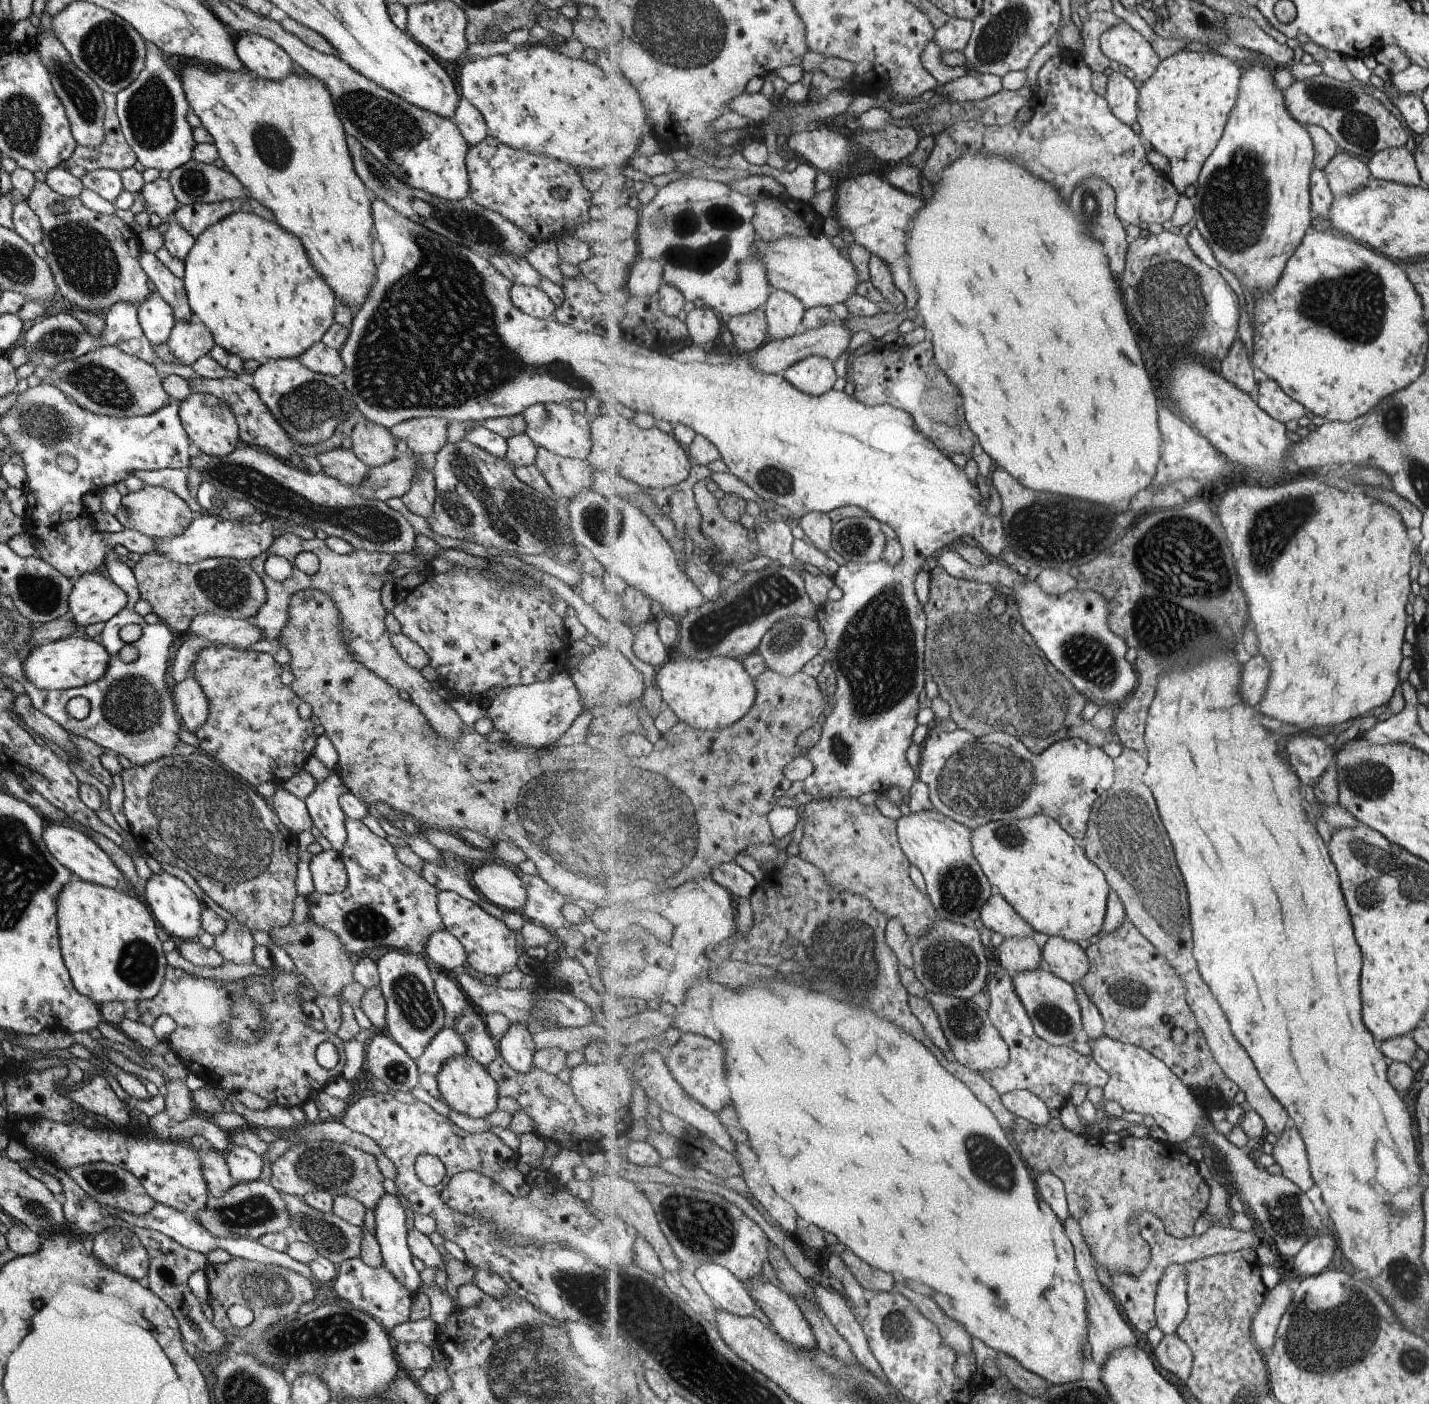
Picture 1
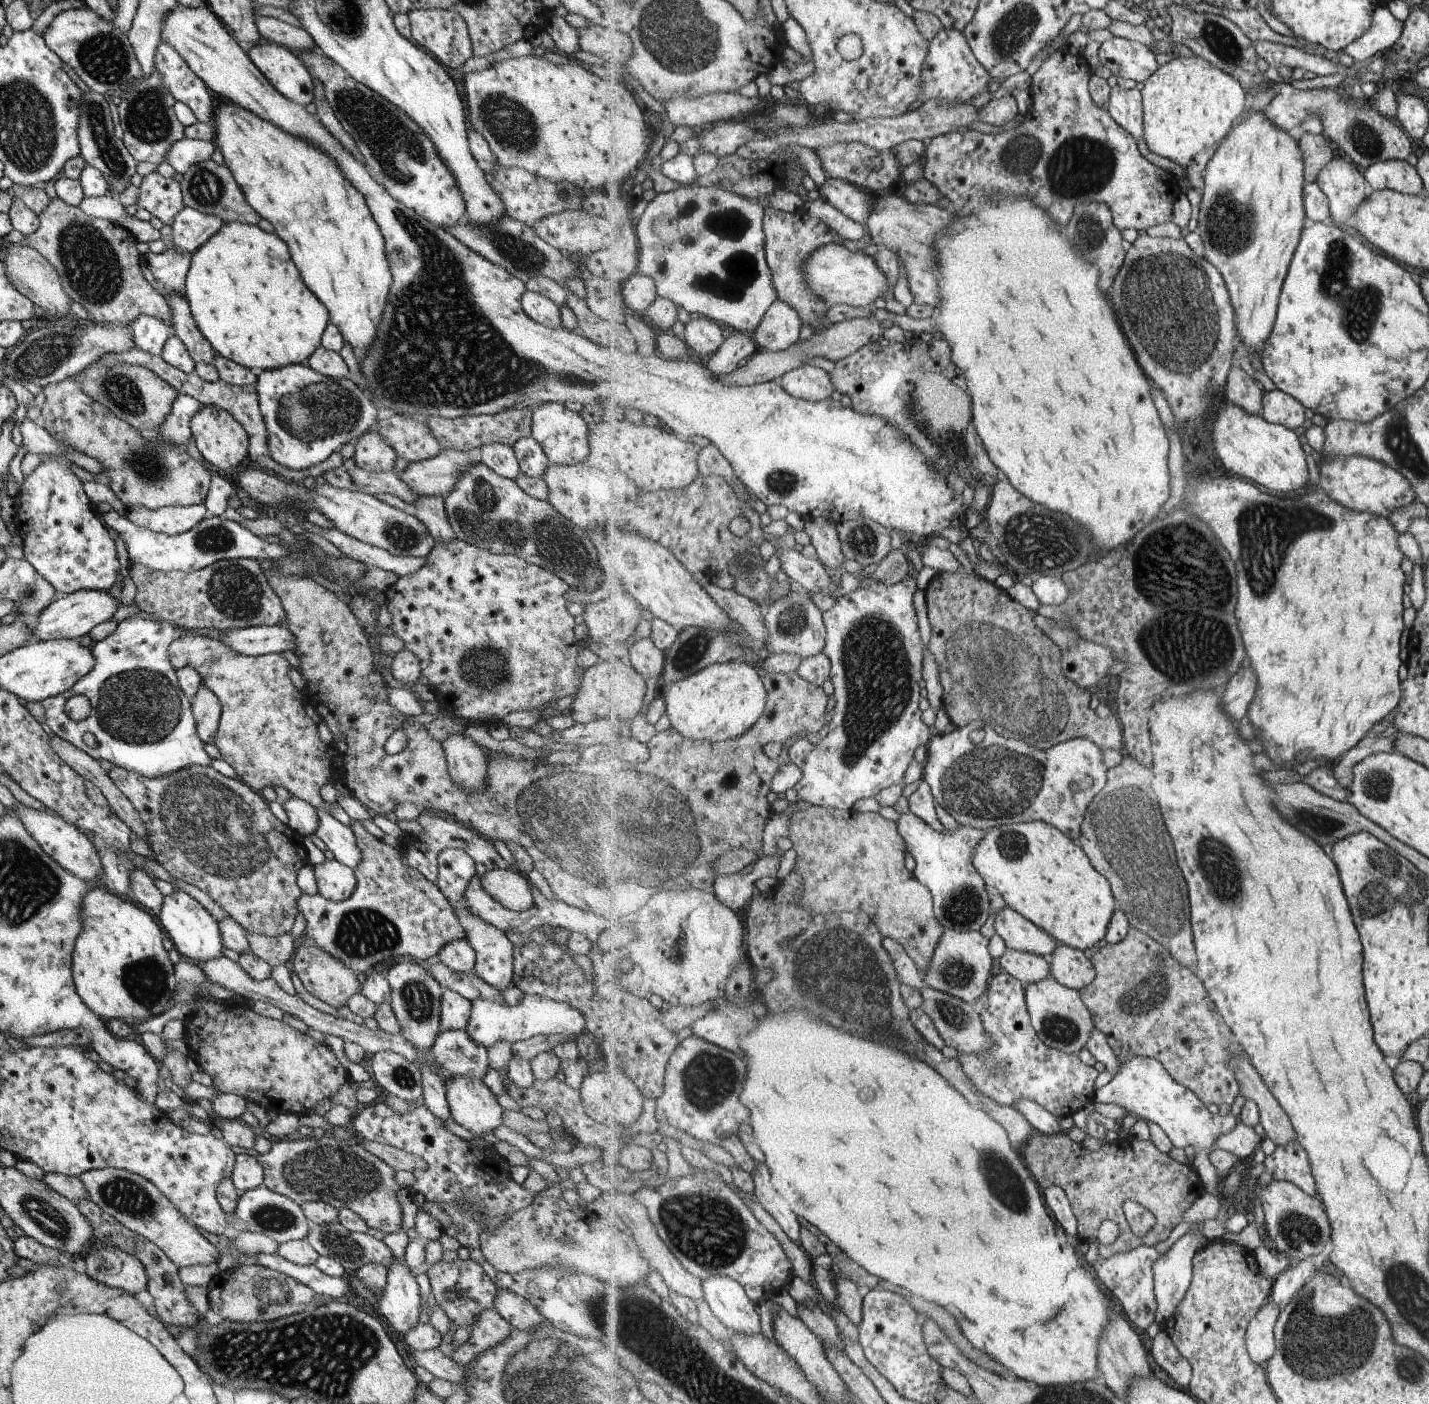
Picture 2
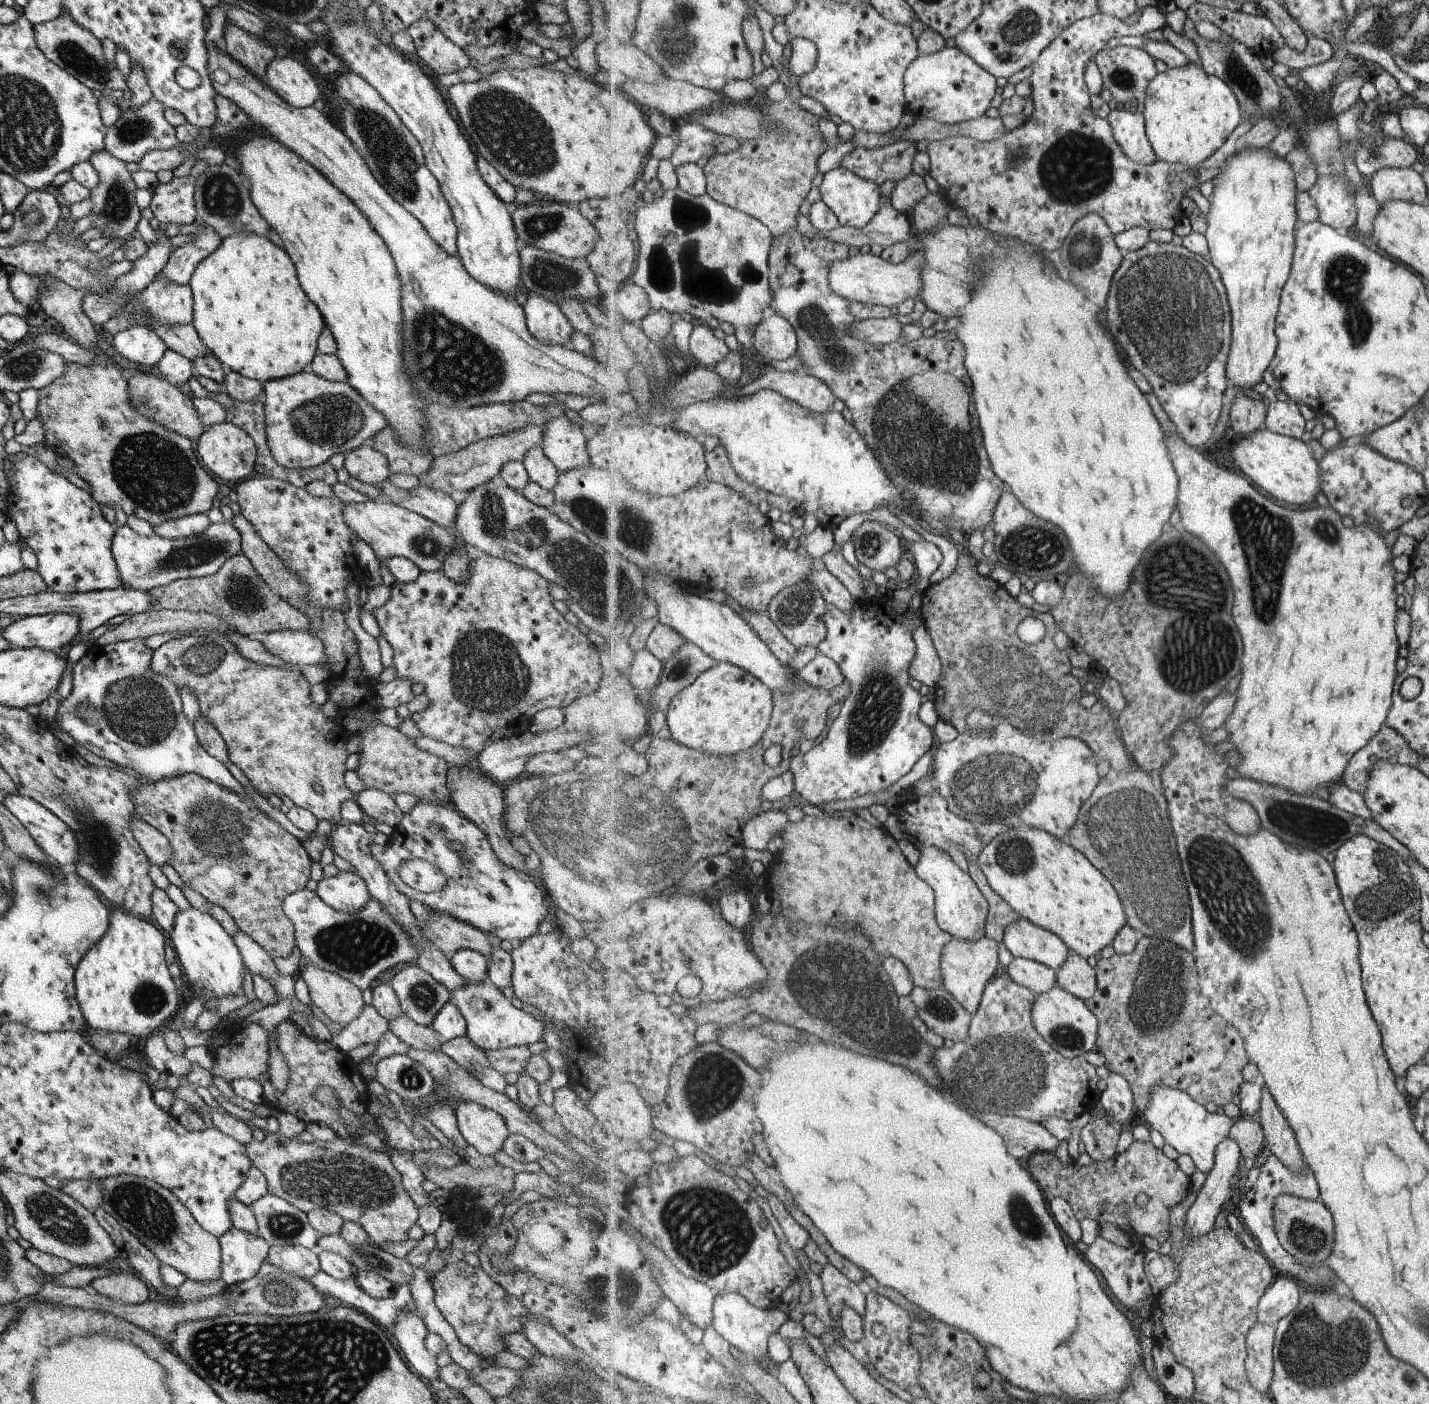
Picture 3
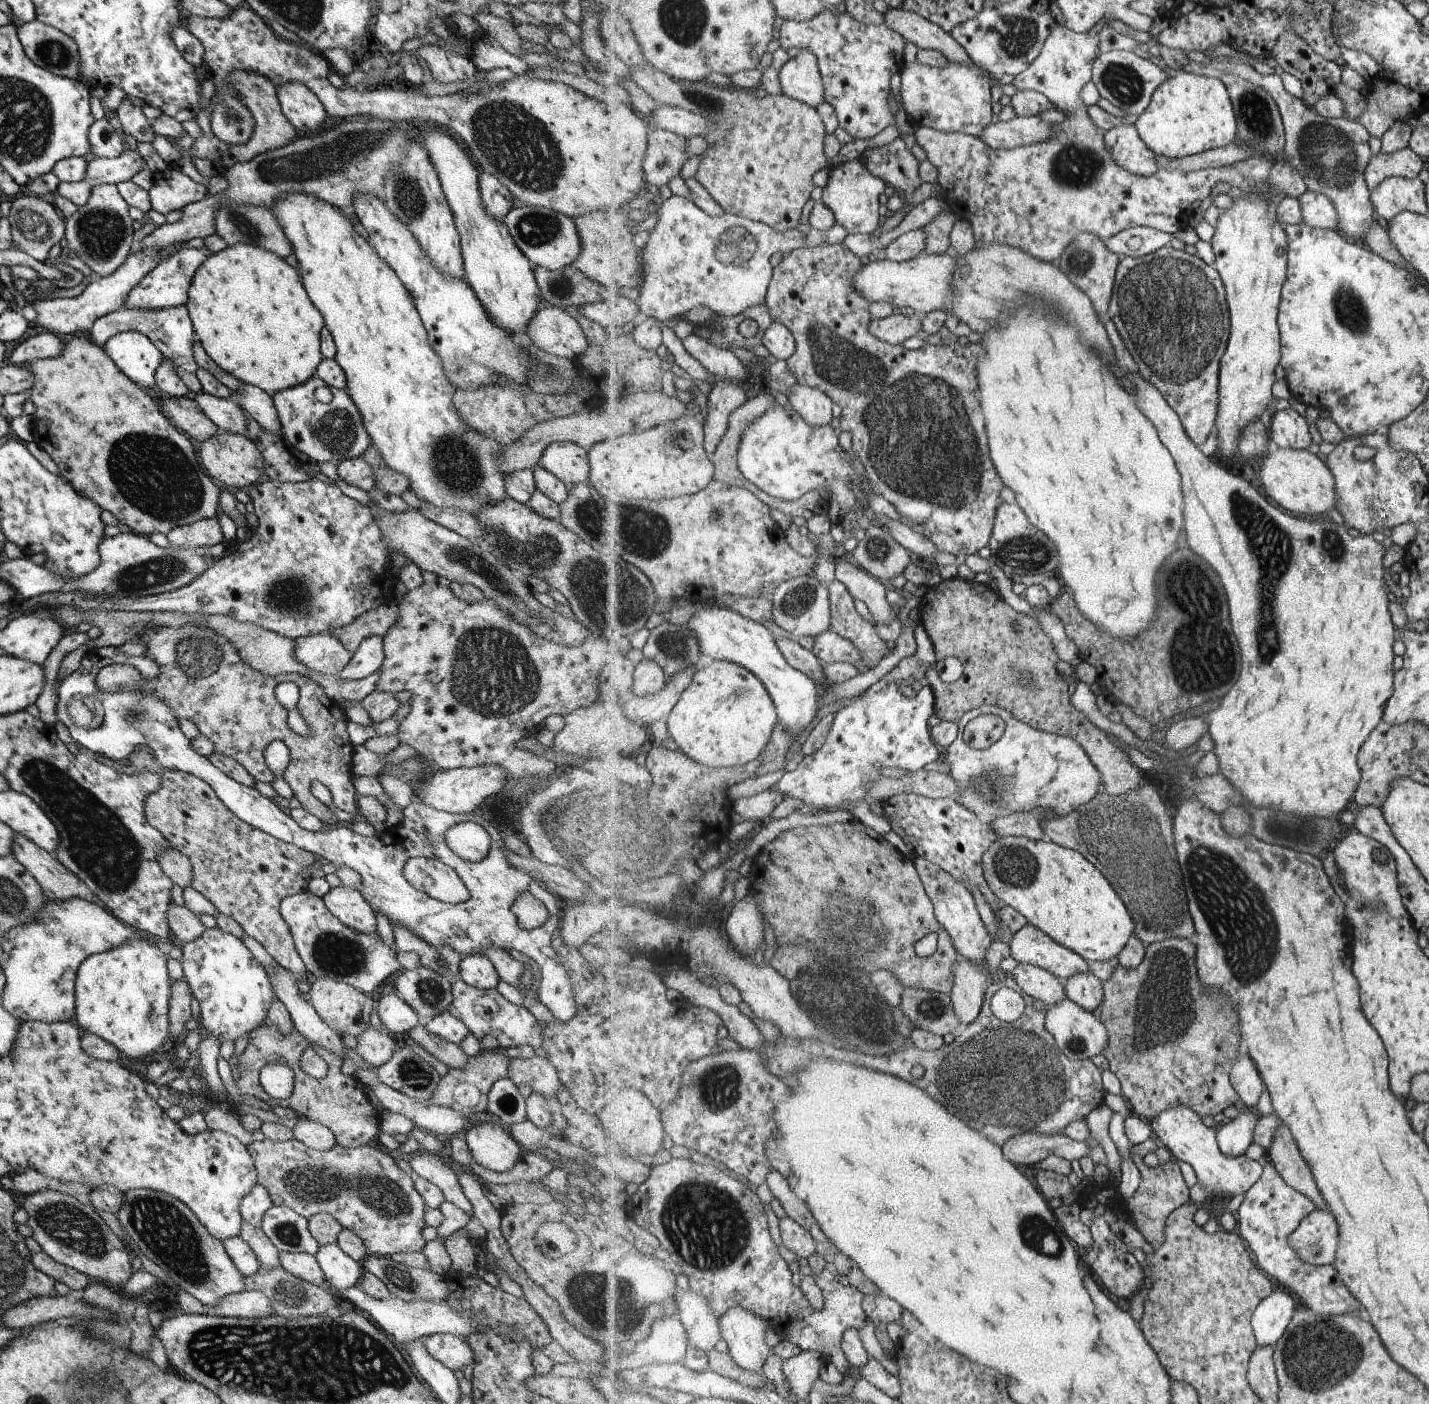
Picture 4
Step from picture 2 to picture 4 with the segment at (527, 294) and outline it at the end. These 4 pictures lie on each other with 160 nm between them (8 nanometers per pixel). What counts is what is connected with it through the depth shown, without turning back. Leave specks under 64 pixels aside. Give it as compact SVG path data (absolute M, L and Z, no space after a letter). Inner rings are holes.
M540 303L527 321L524 333L531 340L534 351L562 356L573 360L593 345L584 336L571 311Z

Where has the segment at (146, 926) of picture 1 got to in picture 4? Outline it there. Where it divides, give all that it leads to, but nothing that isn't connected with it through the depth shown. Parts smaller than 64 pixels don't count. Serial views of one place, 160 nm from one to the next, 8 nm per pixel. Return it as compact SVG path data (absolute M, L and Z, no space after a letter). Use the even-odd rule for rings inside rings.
M141 933L119 946L84 958L75 972L73 1022L109 1042L127 1058L138 1058L144 1062L151 1060L153 1054L170 1046L167 1013L171 982L166 969L167 959L159 951L156 940Z

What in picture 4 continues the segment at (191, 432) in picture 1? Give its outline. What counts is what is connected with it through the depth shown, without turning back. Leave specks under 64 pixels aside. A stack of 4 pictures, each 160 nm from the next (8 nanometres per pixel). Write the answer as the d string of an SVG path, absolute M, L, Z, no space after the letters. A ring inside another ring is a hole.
M219 431L211 435L211 438L204 440L199 448L199 458L201 458L204 471L210 478L221 482L222 486L226 486L230 491L245 490L249 485L264 478L261 453L255 443L249 440L246 435Z

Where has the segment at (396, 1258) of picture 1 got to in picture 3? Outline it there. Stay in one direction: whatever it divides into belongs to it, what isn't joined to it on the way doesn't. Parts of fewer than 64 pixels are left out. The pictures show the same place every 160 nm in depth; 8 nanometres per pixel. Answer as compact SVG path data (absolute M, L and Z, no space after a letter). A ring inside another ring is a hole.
M403 1309L398 1310L394 1320L391 1330L395 1342L401 1348L411 1370L423 1378L439 1380L437 1375L439 1367L434 1356L427 1352L423 1342L428 1333L423 1321L415 1313Z

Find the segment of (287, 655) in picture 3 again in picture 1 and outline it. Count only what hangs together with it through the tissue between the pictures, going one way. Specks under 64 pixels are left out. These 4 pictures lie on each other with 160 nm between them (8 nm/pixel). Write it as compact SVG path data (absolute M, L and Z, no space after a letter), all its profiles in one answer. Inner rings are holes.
M199 614L189 622L189 633L205 638L206 644L232 644L235 648L247 650L256 642L263 640L259 628L253 626L252 619L231 619Z

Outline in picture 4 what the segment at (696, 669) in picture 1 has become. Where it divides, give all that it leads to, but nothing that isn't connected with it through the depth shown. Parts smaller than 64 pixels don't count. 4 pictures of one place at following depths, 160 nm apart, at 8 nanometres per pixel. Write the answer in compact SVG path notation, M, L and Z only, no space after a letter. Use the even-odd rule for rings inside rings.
M705 661L693 682L681 695L668 716L670 736L687 756L713 769L738 767L765 752L778 720L778 708L765 683L743 665L731 661Z

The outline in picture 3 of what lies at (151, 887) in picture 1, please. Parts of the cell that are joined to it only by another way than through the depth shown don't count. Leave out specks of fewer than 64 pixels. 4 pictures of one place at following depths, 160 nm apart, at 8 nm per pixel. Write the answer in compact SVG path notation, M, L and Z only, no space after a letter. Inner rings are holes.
M193 907L178 910L174 916L172 929L166 935L166 942L175 950L181 976L198 995L211 992L215 996L213 998L220 998L238 993L243 976L241 967L244 964L232 938L207 912L201 912Z

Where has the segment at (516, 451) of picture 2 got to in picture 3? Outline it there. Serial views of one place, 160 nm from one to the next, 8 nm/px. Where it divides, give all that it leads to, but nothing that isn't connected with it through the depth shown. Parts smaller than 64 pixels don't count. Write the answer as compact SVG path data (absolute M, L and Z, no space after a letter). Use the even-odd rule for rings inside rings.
M534 446L526 450L522 454L522 463L529 481L538 484L545 490L553 490L559 472L543 454L541 447Z

